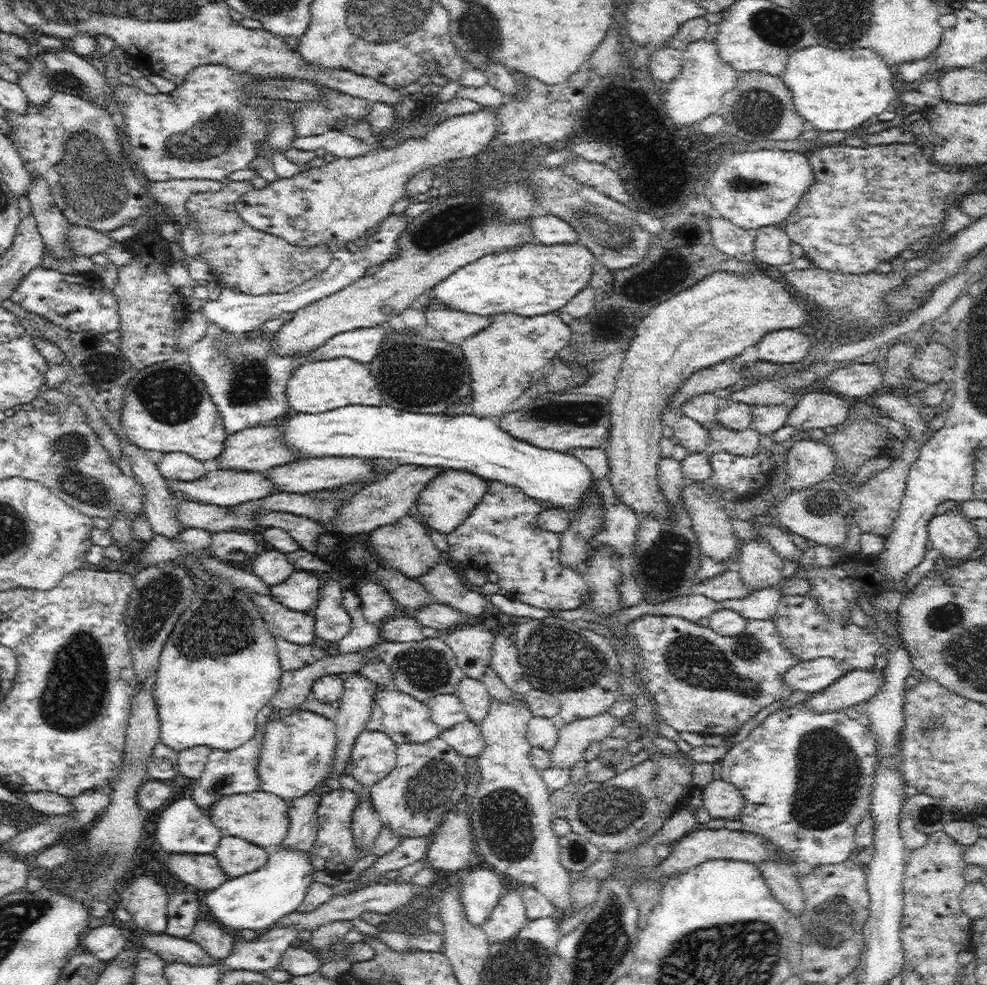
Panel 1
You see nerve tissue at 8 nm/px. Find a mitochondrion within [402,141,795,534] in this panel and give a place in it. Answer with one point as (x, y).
(598, 224)

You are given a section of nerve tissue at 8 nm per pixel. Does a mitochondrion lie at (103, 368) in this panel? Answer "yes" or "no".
yes

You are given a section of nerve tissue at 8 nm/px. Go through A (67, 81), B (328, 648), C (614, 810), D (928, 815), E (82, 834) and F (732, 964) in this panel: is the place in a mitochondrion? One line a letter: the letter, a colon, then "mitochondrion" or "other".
A: mitochondrion
B: other
C: mitochondrion
D: mitochondrion
E: other
F: mitochondrion

